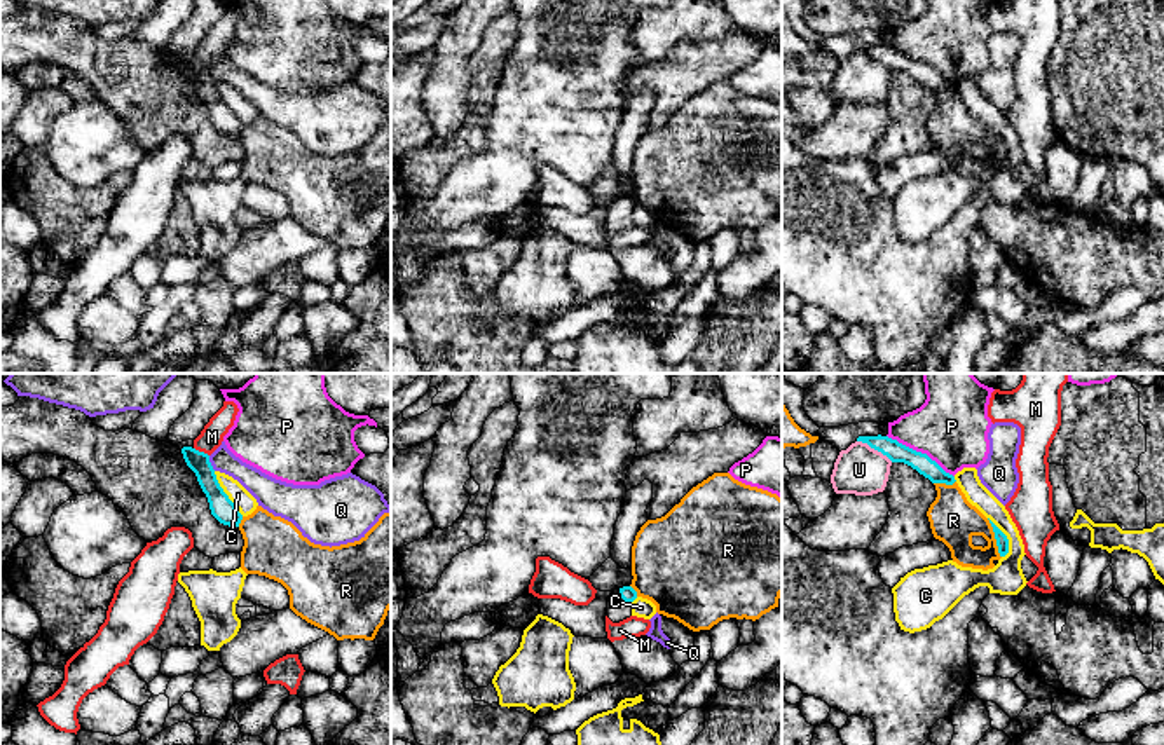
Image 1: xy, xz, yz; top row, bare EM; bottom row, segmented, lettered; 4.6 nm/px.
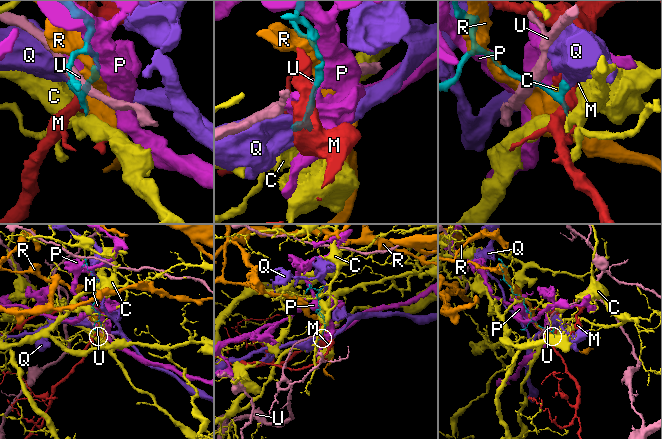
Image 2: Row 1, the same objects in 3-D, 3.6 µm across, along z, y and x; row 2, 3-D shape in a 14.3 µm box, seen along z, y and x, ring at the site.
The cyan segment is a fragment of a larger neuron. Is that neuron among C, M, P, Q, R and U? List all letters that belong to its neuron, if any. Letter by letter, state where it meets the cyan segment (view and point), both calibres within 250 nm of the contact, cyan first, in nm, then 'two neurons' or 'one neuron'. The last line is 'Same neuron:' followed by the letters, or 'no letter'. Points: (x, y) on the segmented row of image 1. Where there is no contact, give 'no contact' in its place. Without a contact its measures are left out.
C: contact xy (225, 494); calibres 110 and 90 nm; two neurons
M: contact xy (201, 452); calibres 100 and 110 nm; two neurons
P: contact yz (920, 452); calibres 90 and 340 nm; two neurons
Q: contact xy (210, 463); calibres 110 and 120 nm; two neurons
R: contact yz (995, 538); calibres 60 and 220 nm; two neurons
U: contact yz (875, 449); calibres 90 and 220 nm; two neurons
Same neuron: no letter

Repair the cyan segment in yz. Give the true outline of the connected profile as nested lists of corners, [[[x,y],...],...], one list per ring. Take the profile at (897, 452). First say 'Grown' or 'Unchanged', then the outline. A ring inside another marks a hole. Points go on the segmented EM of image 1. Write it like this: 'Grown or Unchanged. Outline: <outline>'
Unchanged. Outline: [[[859,436],[857,441],[867,443],[871,448],[887,455],[892,462],[904,462],[916,469],[920,475],[928,478],[932,483],[953,485],[956,480],[946,473],[935,461],[927,454],[916,452],[897,440],[888,436]]]

